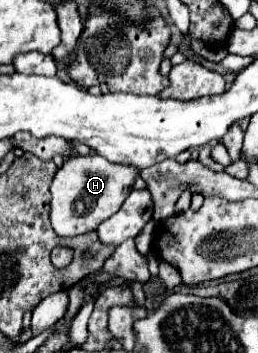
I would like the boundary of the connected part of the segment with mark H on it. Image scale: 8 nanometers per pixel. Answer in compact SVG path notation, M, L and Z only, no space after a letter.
M101 155L65 157L51 183L51 227L59 237L75 237L95 231L99 223L119 211L119 205L131 193L139 171L133 165L115 165Z

